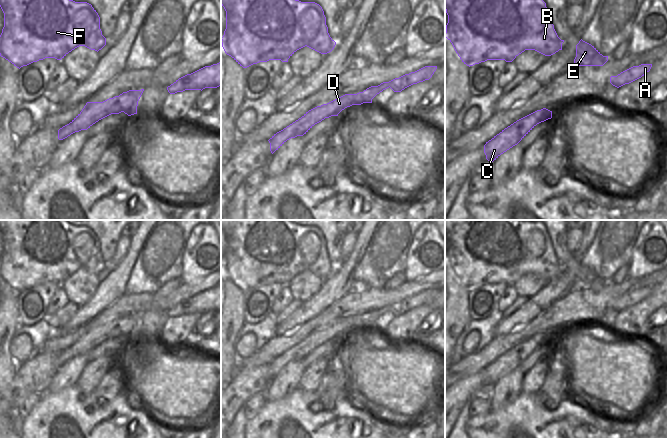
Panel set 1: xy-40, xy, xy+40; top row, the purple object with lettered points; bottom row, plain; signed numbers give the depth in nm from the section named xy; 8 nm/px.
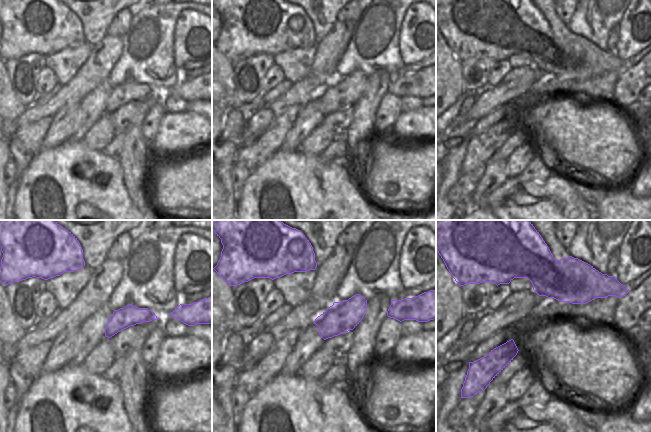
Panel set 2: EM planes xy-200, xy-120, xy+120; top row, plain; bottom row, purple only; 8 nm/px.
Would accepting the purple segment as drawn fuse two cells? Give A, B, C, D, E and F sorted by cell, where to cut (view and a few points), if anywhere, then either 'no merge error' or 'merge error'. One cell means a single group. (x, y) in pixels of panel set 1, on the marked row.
A B E F / C D; cut in xy along (378, 85), (386, 85), (388, 87); merge error

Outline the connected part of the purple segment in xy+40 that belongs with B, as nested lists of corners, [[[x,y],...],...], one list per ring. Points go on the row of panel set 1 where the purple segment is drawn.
[[[445,0],[448,15],[445,37],[452,43],[456,53],[467,66],[487,60],[512,62],[525,50],[535,50],[551,56],[562,50],[561,40],[552,23],[550,11],[543,0]]]

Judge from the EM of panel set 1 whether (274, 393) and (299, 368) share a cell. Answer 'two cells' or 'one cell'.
one cell

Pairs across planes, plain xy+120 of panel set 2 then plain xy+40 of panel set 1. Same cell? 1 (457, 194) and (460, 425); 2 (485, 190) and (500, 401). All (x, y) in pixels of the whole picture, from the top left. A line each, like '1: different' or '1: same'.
1: different
2: same

